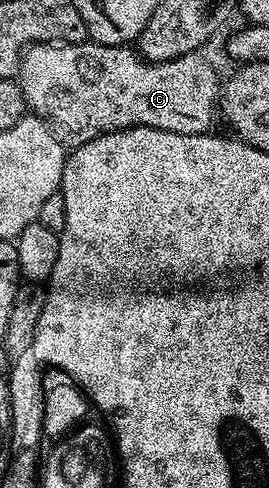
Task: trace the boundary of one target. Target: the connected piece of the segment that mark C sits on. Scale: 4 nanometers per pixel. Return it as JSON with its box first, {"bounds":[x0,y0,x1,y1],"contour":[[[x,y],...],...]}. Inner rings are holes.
{"bounds":[19,41,223,148],"contour":[[[86,41],[84,43],[34,43],[22,54],[19,60],[19,86],[22,96],[25,99],[26,108],[37,118],[41,119],[46,125],[53,130],[55,137],[66,148],[82,147],[87,141],[91,141],[100,135],[106,135],[112,131],[122,131],[128,127],[150,127],[151,129],[163,129],[171,133],[183,133],[184,135],[204,135],[212,132],[213,118],[219,115],[219,96],[223,86],[222,80],[217,80],[217,75],[213,72],[213,67],[205,59],[200,59],[200,54],[194,53],[175,57],[173,60],[165,60],[162,63],[149,62],[144,59],[132,46],[112,47],[111,45],[103,45],[102,43],[94,43]]]}

